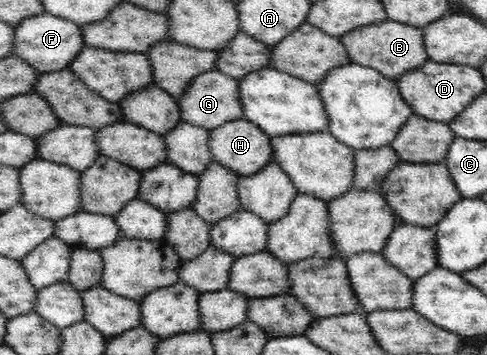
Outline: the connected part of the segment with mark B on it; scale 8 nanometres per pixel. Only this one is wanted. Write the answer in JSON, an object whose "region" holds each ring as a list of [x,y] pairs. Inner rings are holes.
{"region":[[[382,21],[379,23],[359,26],[339,36],[340,42],[346,47],[352,63],[369,67],[391,80],[402,78],[408,70],[430,62],[426,49],[423,48],[423,28],[415,27],[396,21]]]}

